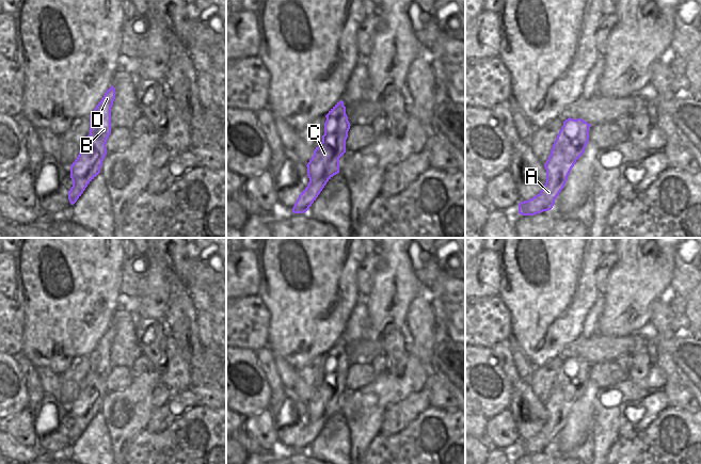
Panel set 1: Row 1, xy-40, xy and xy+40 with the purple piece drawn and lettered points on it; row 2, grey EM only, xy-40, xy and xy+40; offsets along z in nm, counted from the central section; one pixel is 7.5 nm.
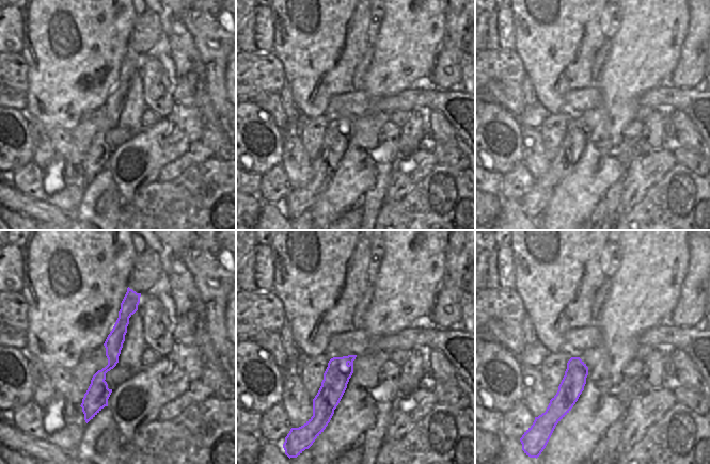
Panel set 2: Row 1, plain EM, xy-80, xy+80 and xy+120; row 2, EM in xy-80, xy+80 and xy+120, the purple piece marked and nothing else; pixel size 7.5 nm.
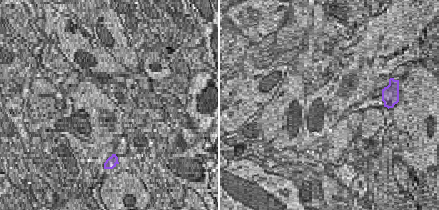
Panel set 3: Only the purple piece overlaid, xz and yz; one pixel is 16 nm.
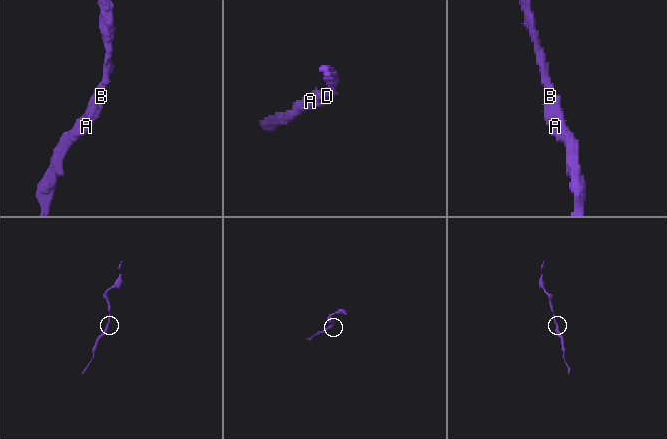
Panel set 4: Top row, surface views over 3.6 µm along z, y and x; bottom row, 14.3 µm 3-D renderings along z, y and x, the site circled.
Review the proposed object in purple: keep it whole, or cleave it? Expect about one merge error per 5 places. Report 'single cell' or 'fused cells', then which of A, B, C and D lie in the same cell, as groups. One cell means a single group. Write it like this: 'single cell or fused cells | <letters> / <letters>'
single cell | A B C D

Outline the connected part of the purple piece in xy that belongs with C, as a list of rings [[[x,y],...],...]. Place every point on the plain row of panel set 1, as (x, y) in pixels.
[[[344,340],[337,341],[325,356],[322,381],[306,404],[309,421],[299,434],[292,447],[293,452],[306,451],[326,421],[339,412],[339,397],[346,391],[346,379],[351,365]]]

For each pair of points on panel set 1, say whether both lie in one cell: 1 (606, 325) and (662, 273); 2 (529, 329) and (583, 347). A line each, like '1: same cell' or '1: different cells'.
1: same cell
2: different cells

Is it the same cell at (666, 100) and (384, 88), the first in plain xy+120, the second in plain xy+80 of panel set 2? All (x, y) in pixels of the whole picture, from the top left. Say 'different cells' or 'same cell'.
different cells

